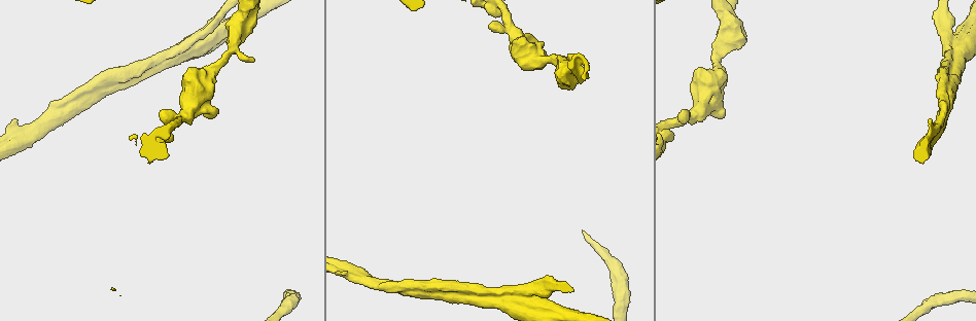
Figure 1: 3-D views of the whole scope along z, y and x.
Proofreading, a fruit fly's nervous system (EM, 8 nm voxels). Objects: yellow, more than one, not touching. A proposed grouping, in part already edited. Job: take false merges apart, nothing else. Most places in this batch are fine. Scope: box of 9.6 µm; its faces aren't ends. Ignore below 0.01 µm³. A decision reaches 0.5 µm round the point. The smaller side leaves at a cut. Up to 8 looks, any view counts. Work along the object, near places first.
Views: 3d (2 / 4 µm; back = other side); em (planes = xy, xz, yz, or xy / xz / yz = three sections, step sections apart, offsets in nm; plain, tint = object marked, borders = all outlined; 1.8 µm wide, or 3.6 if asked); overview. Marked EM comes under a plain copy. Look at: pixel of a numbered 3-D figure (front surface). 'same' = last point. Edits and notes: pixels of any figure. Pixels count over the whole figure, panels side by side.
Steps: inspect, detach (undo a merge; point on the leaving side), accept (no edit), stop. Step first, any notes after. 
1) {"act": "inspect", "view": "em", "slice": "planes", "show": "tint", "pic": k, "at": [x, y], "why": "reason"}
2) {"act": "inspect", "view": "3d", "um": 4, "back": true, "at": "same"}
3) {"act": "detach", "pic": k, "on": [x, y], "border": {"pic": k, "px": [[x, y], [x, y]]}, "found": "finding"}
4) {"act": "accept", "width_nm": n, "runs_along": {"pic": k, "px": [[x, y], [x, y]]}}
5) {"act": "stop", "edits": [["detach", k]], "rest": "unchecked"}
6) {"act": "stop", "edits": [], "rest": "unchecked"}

{"act": "inspect", "view": "em", "slice": "yz", "step": 8, "show": "tint", "pic": 1, "at": [202, 42], "why": "sudden change in width"}

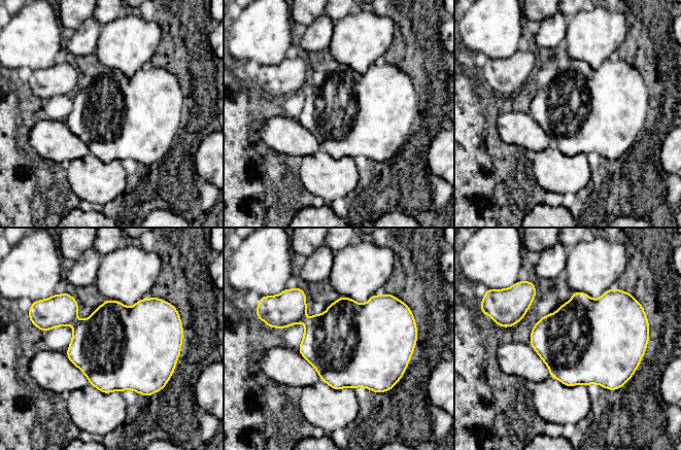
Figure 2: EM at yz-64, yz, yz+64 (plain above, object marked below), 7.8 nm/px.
{"act": "inspect", "view": "em", "slice": "xz", "step": 16, "show": "tint", "at": "same"}

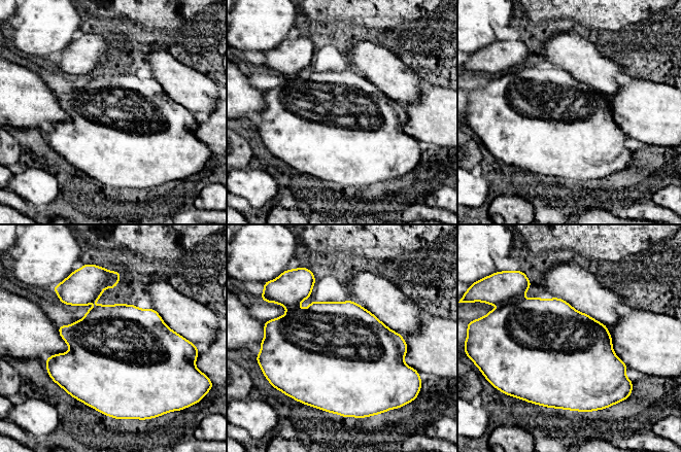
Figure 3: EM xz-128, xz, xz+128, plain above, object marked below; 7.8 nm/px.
{"act": "detach", "pic": 3, "on": [292, 286], "found": "a second cell is stuck on"}

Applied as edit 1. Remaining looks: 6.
{"act": "inspect", "view": "overview", "why": "see it whole again"}

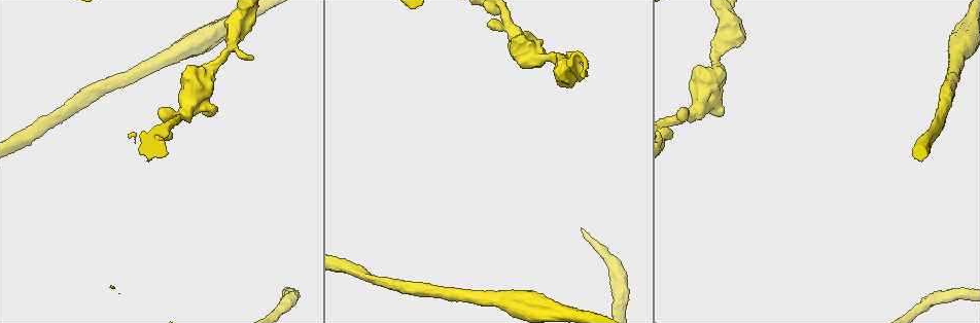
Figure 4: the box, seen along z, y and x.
{"act": "inspect", "view": "em", "um": 3.6, "slice": "xy", "step": 16, "show": "tint", "pic": 4, "at": [714, 80], "why": "calibre changes"}

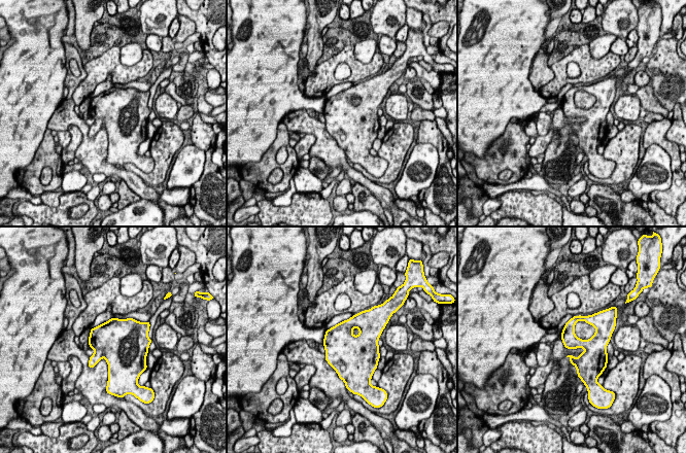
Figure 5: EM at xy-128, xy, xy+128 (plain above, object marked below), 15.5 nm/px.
{"act": "inspect", "view": "em", "um": 3.6, "slice": "yz", "step": 4, "show": "tint", "at": "same"}

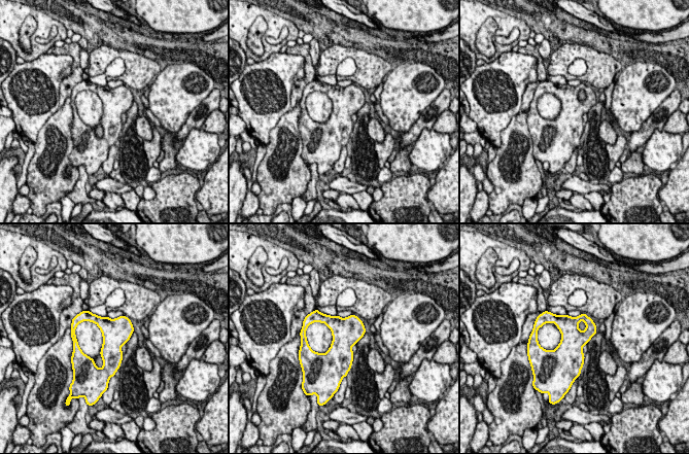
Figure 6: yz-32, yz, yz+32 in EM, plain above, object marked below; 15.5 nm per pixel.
{"act": "accept", "width_nm": 440, "found": "one cell here"}

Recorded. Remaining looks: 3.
{"act": "stop", "edits": [["detach", 3]], "rest": "unchecked"}

